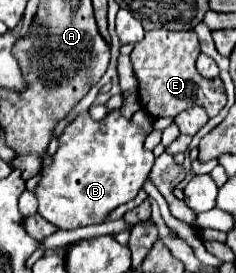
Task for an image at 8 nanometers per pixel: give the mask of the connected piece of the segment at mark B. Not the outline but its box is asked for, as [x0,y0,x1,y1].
[36,111,154,229]

